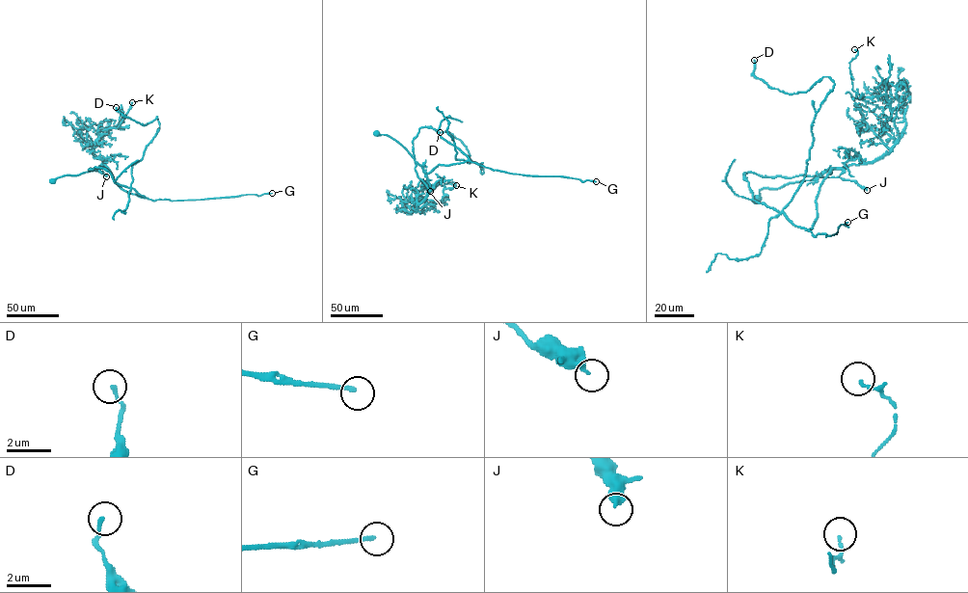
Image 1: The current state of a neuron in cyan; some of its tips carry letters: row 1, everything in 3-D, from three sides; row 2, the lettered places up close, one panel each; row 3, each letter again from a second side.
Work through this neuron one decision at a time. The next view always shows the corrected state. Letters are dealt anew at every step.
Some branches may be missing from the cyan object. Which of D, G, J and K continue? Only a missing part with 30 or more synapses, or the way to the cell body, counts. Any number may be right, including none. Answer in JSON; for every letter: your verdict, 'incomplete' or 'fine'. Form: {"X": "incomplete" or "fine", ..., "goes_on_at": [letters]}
{"D": "fine", "G": "incomplete", "J": "fine", "K": "fine", "goes_on_at": ["G"]}

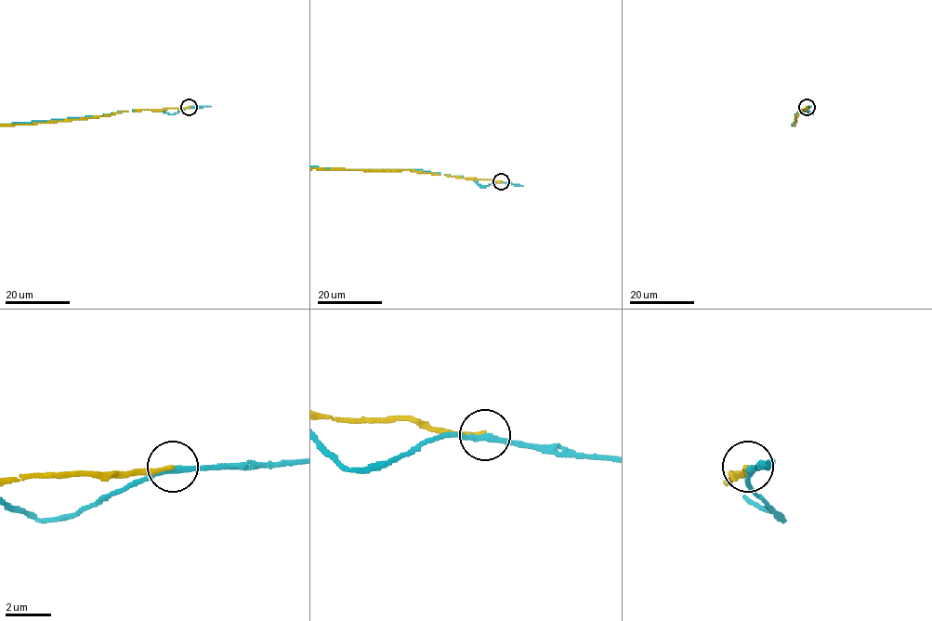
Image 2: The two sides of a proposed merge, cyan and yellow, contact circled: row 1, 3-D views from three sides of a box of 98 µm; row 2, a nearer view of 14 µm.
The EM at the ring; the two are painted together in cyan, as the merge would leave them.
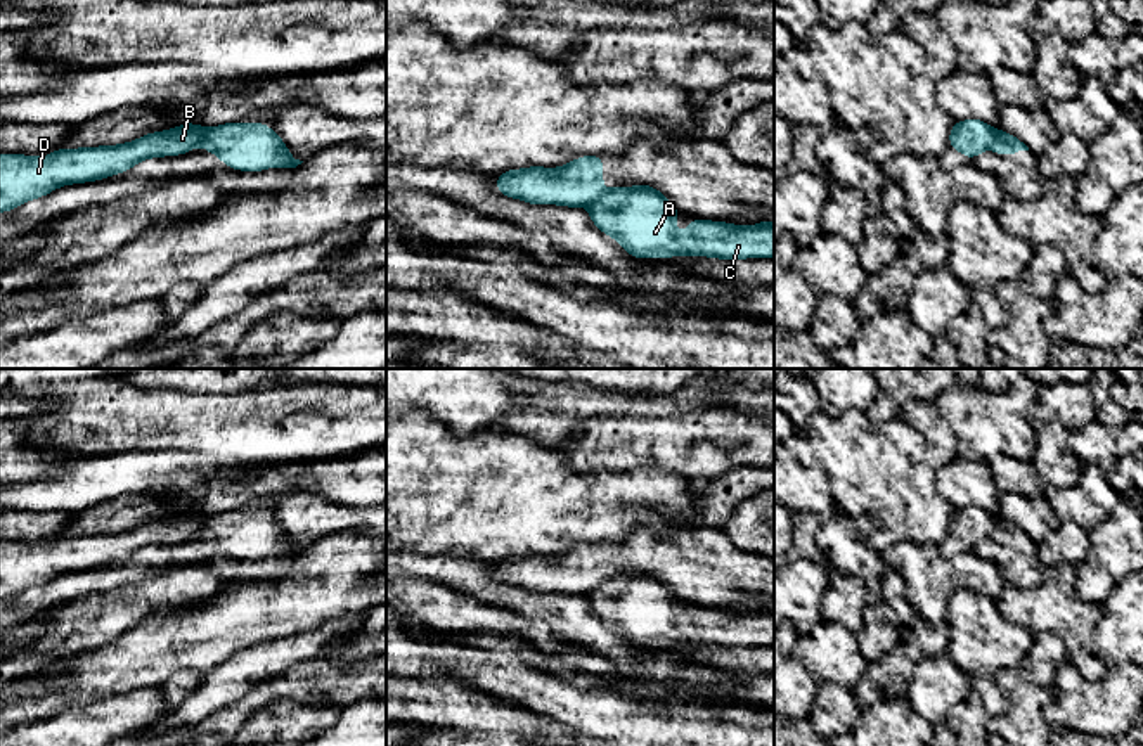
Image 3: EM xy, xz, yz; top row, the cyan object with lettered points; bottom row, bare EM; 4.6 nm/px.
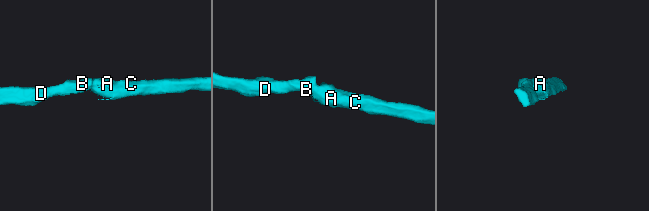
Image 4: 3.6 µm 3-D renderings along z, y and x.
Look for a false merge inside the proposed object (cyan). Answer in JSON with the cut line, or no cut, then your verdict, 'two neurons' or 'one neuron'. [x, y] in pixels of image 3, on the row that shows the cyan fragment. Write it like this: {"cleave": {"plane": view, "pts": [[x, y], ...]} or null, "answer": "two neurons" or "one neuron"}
{"cleave": {"plane": "yz", "pts": [[996, 128], [989, 146]]}, "answer": "two neurons"}

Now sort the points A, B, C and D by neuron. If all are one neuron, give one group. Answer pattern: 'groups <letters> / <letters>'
groups A C / B D

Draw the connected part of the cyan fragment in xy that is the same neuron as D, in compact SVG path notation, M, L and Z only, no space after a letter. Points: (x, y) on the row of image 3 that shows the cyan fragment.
M187 123L119 145L57 149L42 158L0 154L0 213L62 185L123 173L147 158L185 154L204 142L206 130Z

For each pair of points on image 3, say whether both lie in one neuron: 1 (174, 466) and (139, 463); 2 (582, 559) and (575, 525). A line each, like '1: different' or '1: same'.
1: same
2: different

